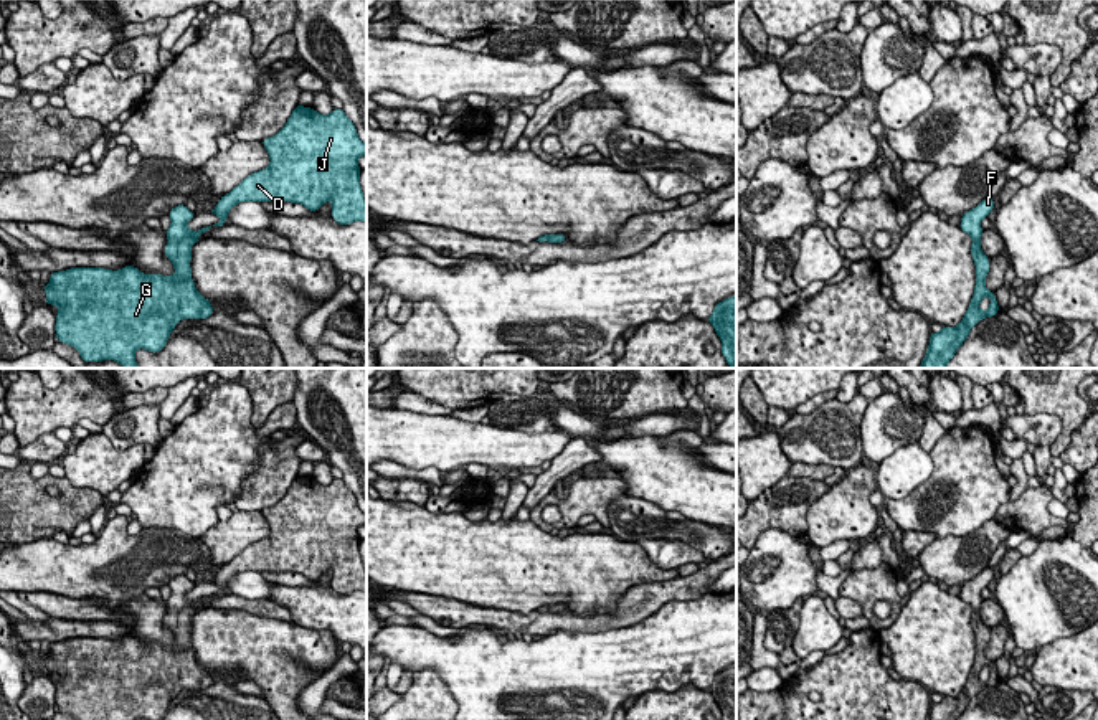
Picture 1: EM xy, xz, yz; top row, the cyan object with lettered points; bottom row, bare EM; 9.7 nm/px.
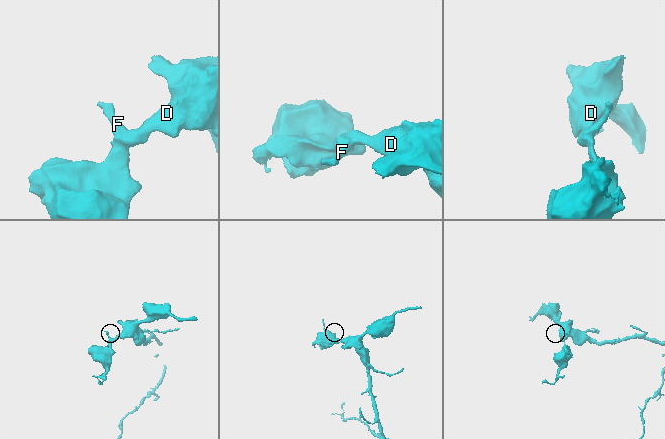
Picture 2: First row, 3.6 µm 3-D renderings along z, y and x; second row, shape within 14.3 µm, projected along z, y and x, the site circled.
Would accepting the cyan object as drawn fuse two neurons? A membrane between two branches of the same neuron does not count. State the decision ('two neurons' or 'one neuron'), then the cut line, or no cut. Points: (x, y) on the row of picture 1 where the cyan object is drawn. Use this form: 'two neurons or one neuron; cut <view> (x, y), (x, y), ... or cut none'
one neuron; cut none

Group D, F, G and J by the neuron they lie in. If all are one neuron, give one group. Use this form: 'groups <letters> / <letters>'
groups D F G J

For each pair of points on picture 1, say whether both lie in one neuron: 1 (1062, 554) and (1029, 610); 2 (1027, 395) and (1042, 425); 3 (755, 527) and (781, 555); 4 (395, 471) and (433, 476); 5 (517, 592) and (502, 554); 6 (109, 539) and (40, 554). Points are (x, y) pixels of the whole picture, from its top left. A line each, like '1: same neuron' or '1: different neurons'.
1: same neuron
2: different neurons
3: different neurons
4: same neuron
5: same neuron
6: same neuron

